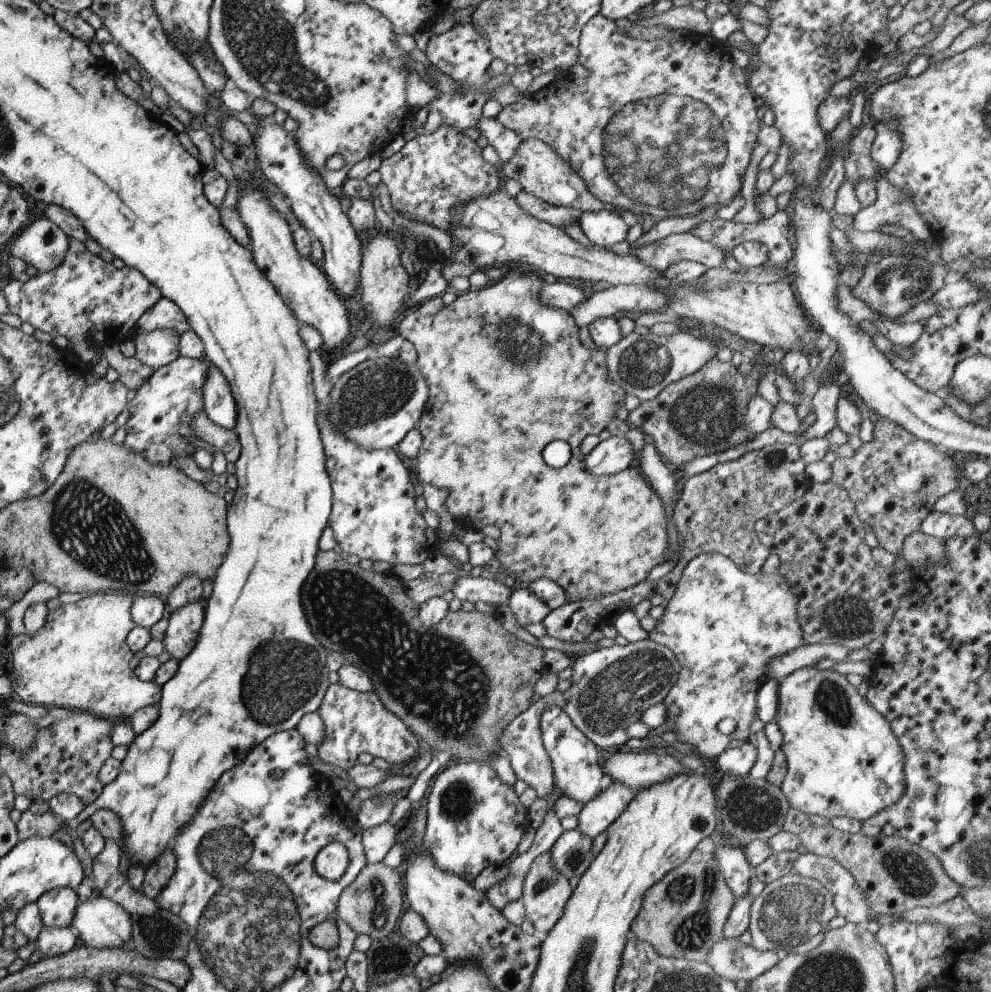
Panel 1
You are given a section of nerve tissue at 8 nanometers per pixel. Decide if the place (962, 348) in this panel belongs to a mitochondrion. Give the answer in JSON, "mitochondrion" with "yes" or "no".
{"mitochondrion":"no"}

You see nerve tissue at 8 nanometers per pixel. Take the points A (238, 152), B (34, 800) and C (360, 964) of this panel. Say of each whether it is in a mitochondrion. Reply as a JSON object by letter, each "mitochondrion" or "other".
{"A":"other","B":"other","C":"other"}

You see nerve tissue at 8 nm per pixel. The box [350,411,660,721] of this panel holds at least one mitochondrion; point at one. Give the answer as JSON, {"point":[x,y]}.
{"point":[606,522]}

